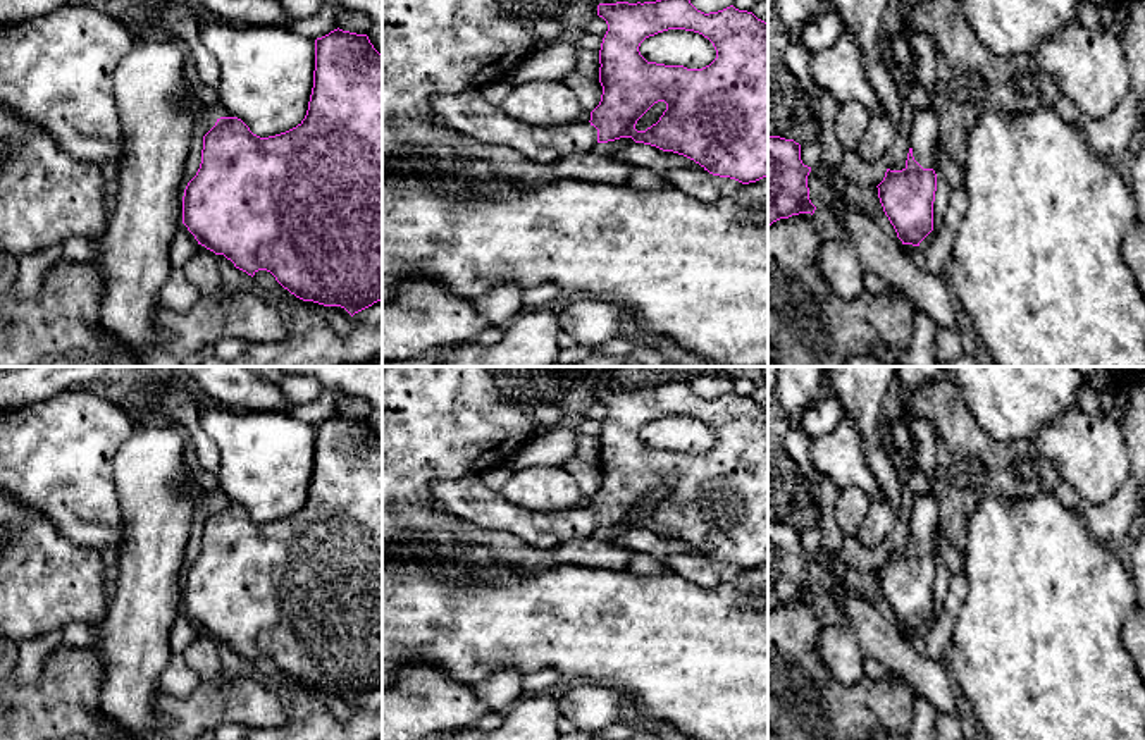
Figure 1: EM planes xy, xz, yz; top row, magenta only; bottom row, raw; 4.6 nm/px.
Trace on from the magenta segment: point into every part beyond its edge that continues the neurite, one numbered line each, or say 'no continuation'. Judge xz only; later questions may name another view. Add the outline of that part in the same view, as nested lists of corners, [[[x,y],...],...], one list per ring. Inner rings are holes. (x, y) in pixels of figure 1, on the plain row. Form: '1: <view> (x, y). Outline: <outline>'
1: xz (469, 498). Outline: [[[479,473],[463,478],[443,478],[430,484],[437,509],[467,520],[484,530],[503,530],[534,547],[560,544],[594,535],[597,515],[589,506],[575,506],[554,513],[532,511],[508,503],[501,492],[491,490]]]

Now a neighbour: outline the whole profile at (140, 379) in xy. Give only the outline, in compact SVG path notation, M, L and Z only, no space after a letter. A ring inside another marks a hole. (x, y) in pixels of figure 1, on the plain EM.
M127 367L127 391L131 394L155 394L179 380L184 367Z

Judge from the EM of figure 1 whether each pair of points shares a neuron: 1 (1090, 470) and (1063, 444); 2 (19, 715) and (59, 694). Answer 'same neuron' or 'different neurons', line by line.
1: same neuron
2: same neuron

